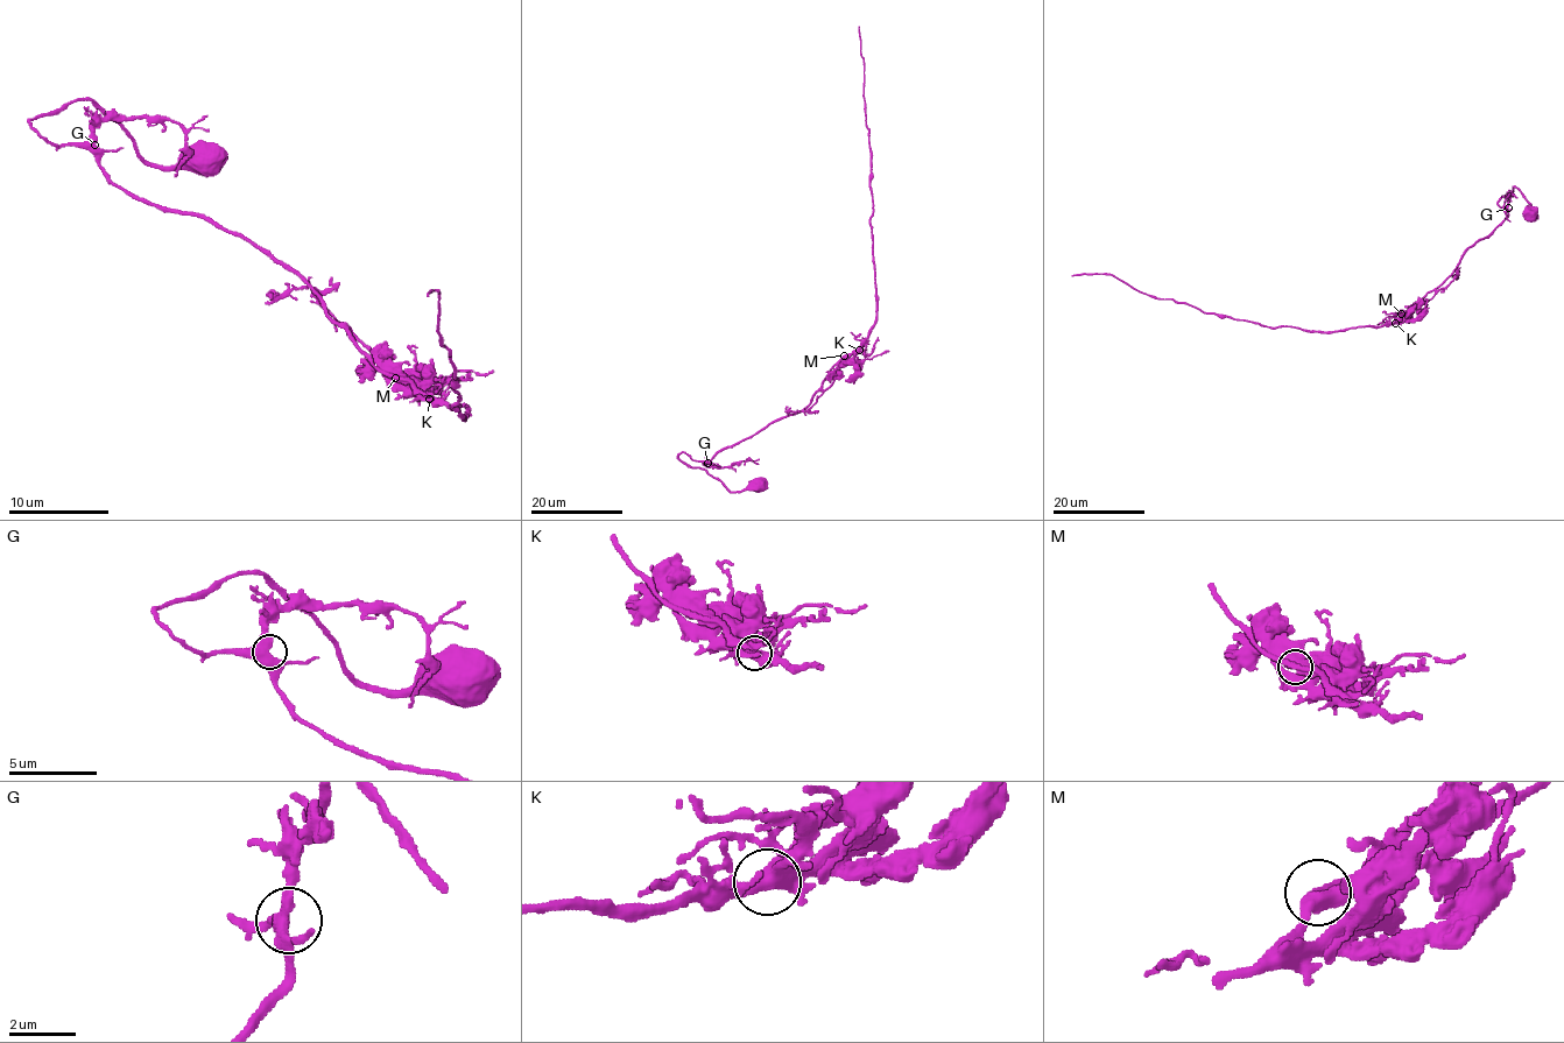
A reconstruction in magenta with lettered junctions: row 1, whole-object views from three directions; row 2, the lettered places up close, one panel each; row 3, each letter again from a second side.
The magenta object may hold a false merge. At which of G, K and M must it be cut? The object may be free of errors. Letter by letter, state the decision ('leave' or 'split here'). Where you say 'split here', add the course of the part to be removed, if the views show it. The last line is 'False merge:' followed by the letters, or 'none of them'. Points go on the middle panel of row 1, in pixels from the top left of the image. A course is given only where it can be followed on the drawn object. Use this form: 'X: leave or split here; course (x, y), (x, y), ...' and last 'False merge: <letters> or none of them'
G: leave
K: leave
M: leave
False merge: none of them

